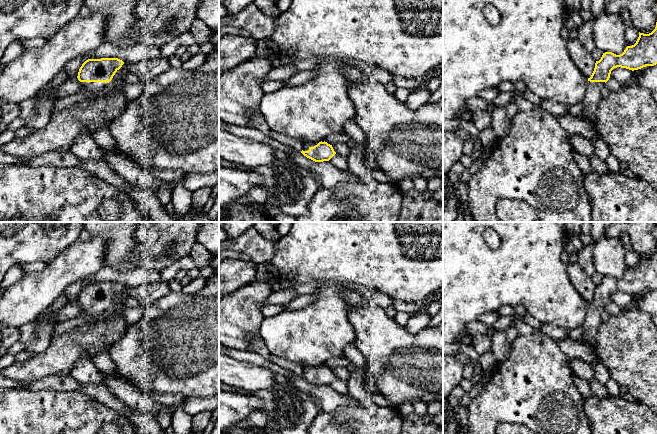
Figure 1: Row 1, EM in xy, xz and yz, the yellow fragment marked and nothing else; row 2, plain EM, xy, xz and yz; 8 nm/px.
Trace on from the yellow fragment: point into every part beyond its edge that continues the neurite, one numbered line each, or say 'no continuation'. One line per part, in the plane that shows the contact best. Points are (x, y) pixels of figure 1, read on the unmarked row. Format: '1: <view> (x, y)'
1: xy (92, 314)

